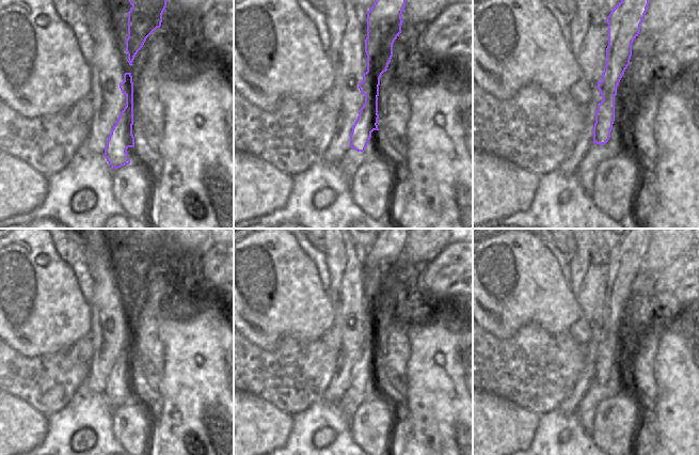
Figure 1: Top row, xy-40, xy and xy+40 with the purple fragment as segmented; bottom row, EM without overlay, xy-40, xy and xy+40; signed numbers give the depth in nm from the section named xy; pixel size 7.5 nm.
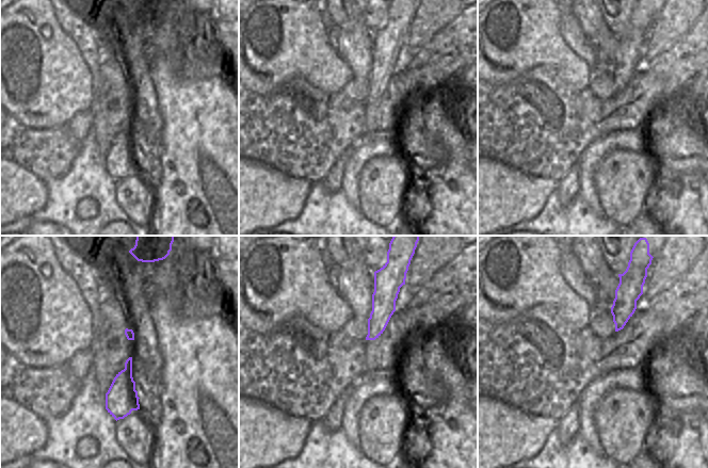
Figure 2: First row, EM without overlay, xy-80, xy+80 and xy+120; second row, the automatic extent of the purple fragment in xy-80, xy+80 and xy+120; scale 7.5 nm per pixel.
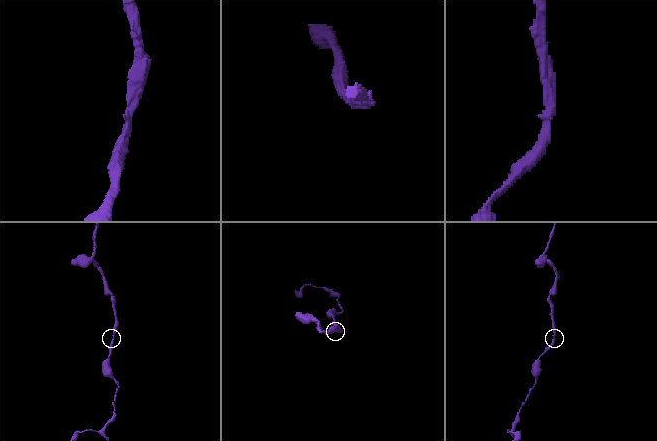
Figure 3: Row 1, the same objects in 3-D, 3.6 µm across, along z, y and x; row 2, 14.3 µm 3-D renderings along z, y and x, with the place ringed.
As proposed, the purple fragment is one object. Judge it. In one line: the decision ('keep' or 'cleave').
keep

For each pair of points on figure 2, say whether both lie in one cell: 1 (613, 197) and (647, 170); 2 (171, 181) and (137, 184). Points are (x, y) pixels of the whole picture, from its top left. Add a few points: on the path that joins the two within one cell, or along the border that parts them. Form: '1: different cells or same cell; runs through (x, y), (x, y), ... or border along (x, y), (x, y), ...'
1: same cell; runs through (622, 189), (639, 172)
2: different cells; border along (154, 189), (154, 209), (151, 213)

